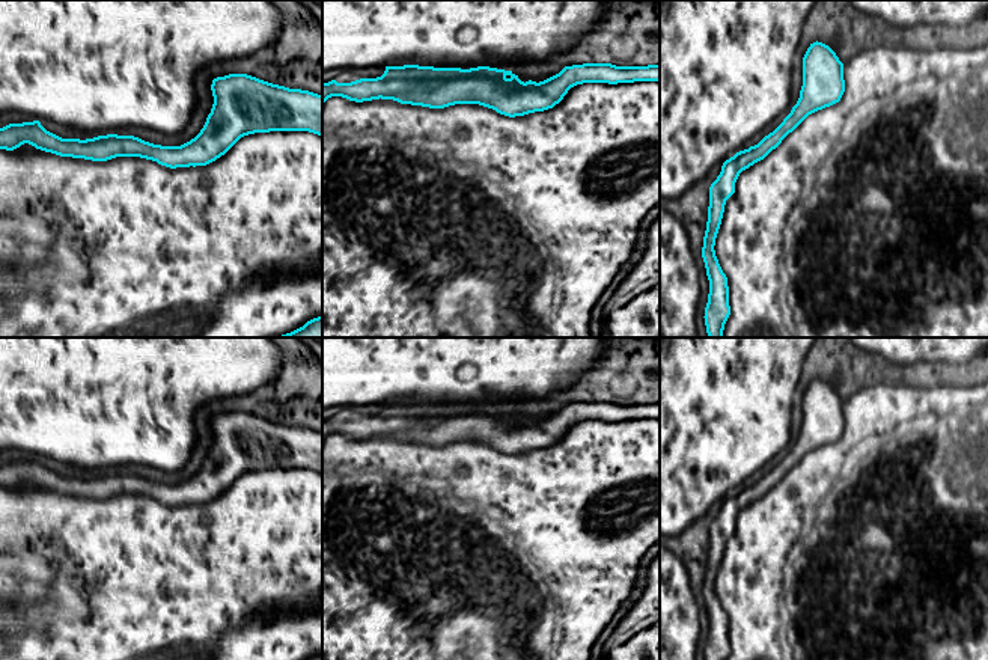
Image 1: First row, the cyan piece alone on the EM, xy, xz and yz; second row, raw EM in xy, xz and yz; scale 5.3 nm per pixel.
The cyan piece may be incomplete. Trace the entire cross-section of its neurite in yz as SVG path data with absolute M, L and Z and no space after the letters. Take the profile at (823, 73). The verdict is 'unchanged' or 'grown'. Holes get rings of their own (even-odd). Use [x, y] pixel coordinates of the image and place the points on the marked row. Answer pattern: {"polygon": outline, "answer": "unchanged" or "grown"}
{"polygon": "M813 42L803 57L803 86L800 98L783 122L758 145L736 152L726 160L721 172L709 187L708 222L703 237L702 258L709 280L705 325L709 338L723 338L730 315L727 277L715 256L715 238L721 225L726 200L735 193L739 173L764 160L809 115L840 101L845 92L843 63L822 42Z", "answer": "unchanged"}

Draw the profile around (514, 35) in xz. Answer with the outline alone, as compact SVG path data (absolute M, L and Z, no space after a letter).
M322 0L322 72L331 69L355 69L372 66L434 66L470 69L489 66L511 71L515 75L535 71L542 62L571 50L578 39L592 32L605 11L607 0Z

